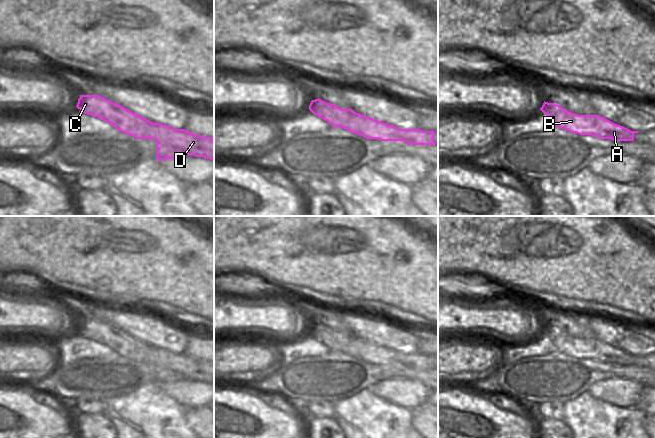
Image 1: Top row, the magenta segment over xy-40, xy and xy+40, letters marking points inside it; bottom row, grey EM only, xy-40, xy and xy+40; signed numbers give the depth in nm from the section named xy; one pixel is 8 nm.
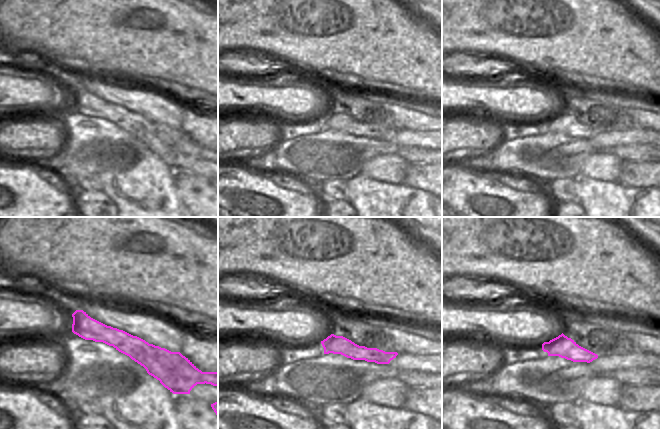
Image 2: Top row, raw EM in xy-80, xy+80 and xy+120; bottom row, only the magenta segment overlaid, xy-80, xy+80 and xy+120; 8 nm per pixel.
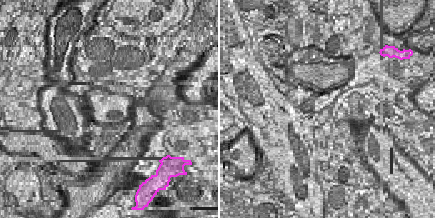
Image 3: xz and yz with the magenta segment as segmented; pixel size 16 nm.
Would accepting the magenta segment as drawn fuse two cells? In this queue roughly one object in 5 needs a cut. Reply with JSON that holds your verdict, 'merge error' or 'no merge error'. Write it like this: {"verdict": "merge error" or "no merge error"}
{"verdict": "merge error"}

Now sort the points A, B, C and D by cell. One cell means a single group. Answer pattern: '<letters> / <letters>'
A B D / C

